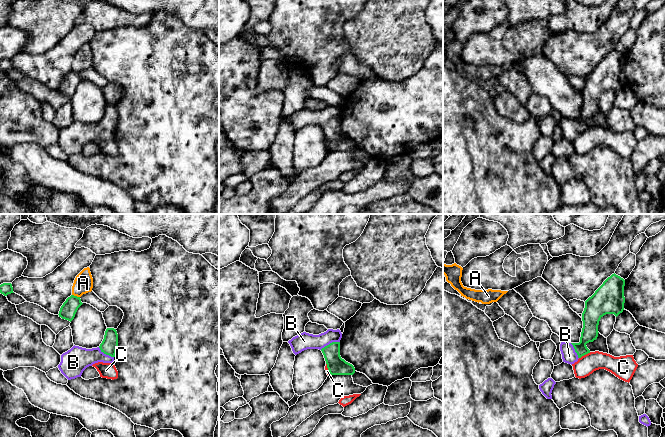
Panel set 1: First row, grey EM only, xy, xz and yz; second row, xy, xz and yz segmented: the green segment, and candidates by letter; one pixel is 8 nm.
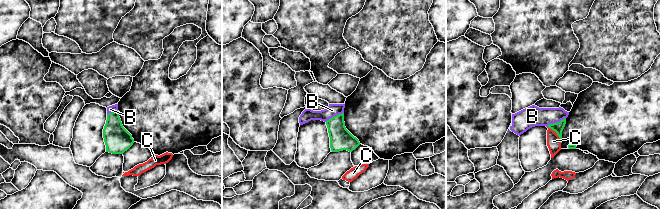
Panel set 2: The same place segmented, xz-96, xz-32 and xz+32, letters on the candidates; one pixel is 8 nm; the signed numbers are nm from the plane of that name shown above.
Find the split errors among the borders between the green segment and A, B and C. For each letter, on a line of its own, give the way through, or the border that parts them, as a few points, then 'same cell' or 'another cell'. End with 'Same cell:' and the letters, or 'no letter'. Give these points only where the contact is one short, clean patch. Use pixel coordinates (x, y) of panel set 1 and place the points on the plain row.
A: another cell
B: runs through xz (336, 141), (332, 133), (330, 119), (324, 117), (304, 117); same cell
C: another cell
Same cell: B

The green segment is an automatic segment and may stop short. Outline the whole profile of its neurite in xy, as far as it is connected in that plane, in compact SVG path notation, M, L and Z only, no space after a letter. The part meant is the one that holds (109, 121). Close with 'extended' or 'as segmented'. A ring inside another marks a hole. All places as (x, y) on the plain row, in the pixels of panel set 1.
M107 104L99 123L86 125L74 121L61 131L58 144L68 156L81 153L83 147L95 139L114 139L117 123L118 110L116 105Z | extended

